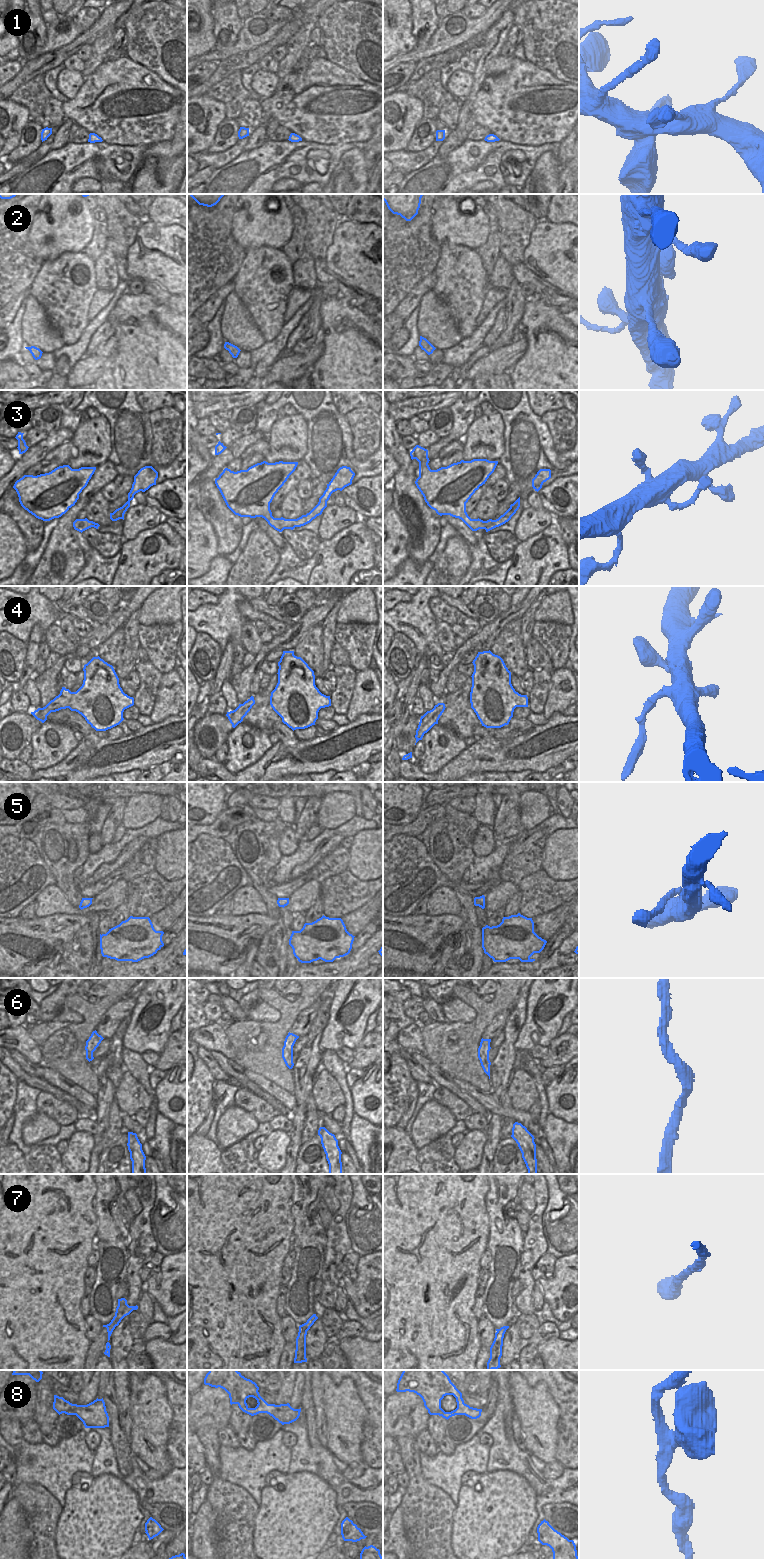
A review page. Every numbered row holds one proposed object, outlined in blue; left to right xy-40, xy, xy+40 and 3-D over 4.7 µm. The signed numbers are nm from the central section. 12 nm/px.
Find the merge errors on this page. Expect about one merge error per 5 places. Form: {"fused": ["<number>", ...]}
{"fused": ["4"]}

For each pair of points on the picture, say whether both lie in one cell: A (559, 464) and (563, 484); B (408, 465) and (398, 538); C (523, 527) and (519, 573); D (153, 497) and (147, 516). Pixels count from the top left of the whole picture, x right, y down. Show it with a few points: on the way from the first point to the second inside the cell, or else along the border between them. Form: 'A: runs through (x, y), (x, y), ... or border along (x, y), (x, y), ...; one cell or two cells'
A: border along (568, 476), (557, 477), (542, 487); two cells
B: border along (393, 507), (407, 531), (409, 536), (408, 542); two cells
C: border along (543, 530), (519, 542); two cells
D: border along (146, 504), (155, 507), (162, 514), (163, 518); two cells

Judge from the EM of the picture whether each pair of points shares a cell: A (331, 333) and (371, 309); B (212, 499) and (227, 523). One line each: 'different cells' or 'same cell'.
A: different cells
B: same cell

